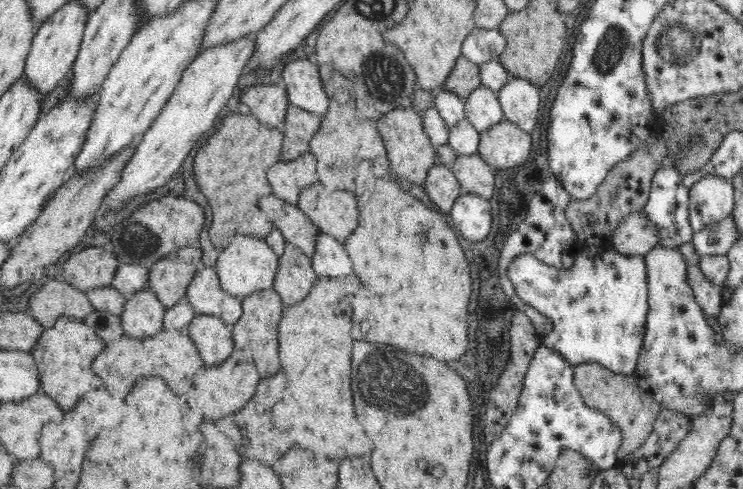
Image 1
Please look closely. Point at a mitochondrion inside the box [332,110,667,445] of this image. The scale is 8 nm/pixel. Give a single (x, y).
(389, 384)

